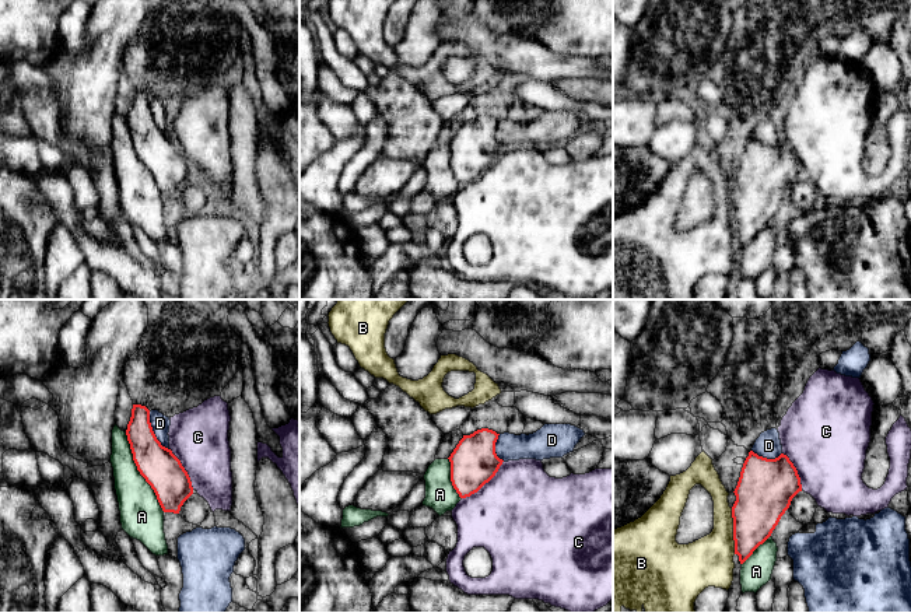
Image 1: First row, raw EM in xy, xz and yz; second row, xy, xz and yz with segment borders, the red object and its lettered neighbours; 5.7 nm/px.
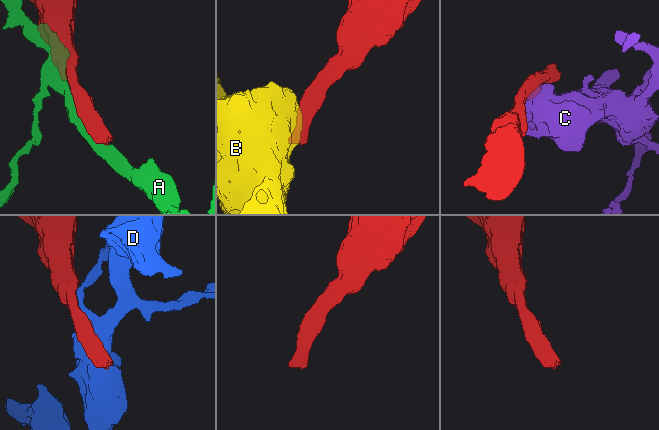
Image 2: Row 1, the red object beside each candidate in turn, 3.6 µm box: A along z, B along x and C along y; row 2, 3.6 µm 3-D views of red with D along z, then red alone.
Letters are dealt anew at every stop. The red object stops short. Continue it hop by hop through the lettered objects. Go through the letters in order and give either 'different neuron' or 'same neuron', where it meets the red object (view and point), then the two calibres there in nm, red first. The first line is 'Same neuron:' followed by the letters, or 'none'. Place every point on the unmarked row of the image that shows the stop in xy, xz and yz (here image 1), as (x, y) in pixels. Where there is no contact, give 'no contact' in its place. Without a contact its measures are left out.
Same neuron: none
A: different neuron | xy (139, 157) | 220/240 nm
B: different neuron | yz (733, 217) | 300/280 nm
C: different neuron | xz (484, 170) | 280/480 nm
D: different neuron | xy (153, 118) | 220/110 nm

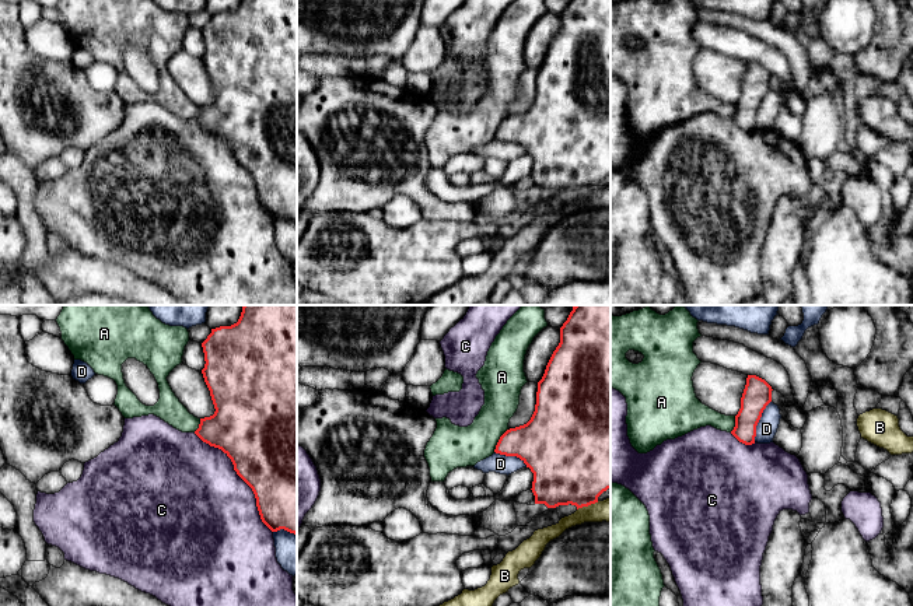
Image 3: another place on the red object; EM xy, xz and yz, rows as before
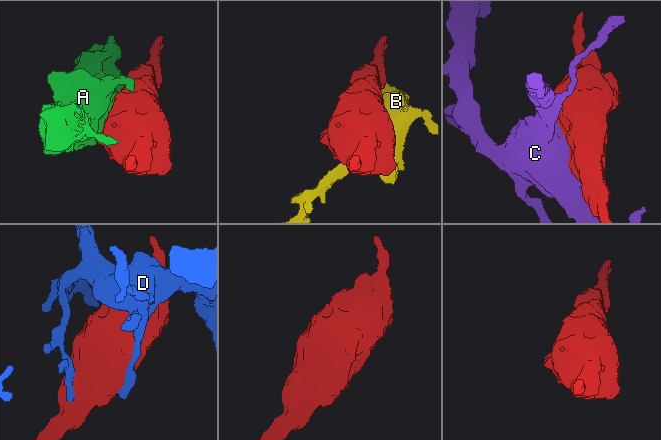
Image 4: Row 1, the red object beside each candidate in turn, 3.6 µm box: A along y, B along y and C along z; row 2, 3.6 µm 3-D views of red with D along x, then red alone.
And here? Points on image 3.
Same neuron: none
A: different neuron | xz (499, 126) | 300/240 nm
B: different neuron | xz (587, 192) | 460/140 nm
C: different neuron | xy (240, 163) | 500/500 nm
D: different neuron | yz (758, 108) | 160/120 nm

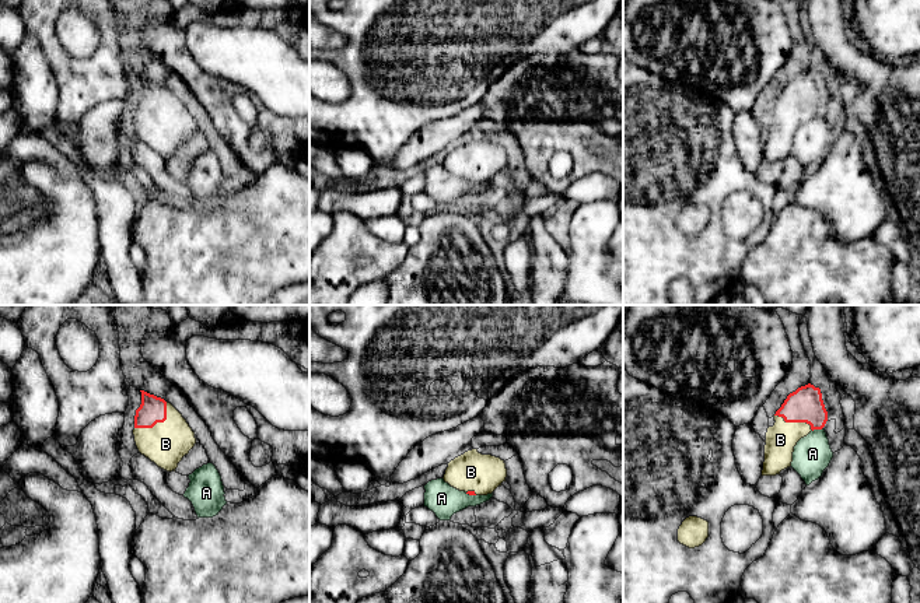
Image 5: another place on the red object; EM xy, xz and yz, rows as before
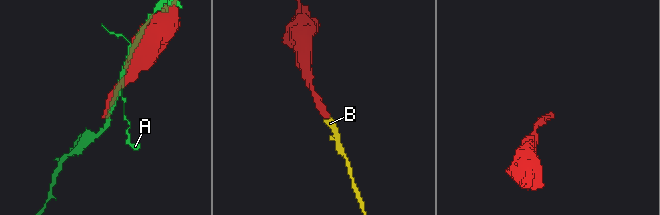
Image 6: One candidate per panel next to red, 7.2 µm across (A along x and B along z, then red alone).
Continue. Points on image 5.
Same neuron: B
A: different neuron | yz (817, 115) | 200/220 nm
B: same neuron | xy (158, 108) | 150/240 nm

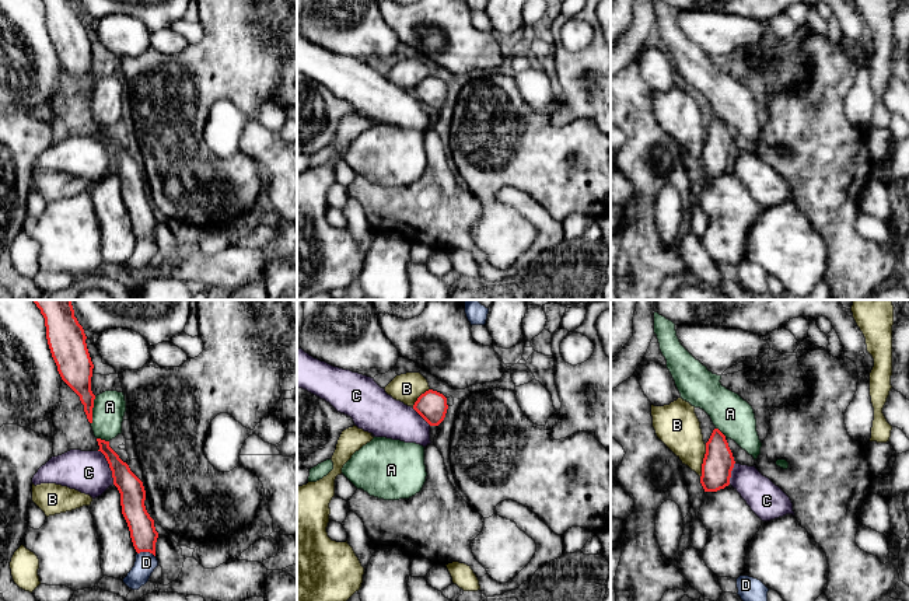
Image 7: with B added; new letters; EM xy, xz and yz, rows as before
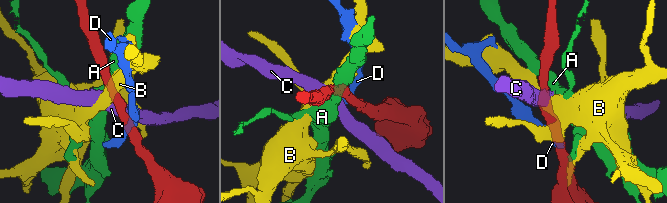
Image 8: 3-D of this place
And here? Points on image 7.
Same neuron: none
A: different neuron | xy (91, 97) | 190/190 nm
B: different neuron | yz (703, 147) | 180/240 nm
C: different neuron | xy (109, 153) | 140/240 nm
D: different neuron | xy (146, 237) | 150/120 nm

